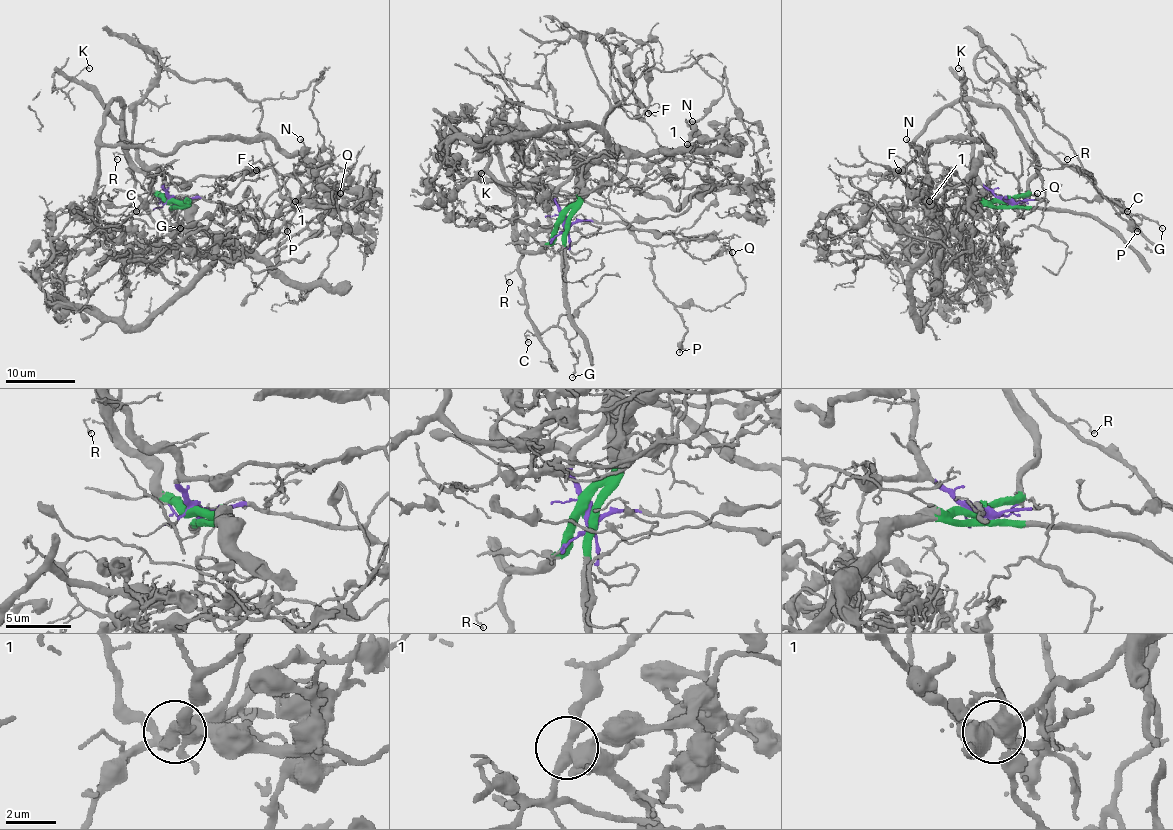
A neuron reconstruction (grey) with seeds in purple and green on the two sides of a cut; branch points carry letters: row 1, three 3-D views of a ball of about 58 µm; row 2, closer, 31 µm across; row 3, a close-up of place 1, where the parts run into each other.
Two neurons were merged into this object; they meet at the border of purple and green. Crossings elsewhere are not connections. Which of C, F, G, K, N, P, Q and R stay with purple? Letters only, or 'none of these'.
C, F, G, K, N, P, Q, R

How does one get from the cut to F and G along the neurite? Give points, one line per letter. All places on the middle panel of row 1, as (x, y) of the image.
F: (563, 221), (557, 190), (585, 162), (653, 164), (665, 157), (635, 98), (647, 114)
G: (563, 221), (727, 245), (744, 282), (673, 306), (616, 212), (552, 190), (519, 275), (571, 377)

